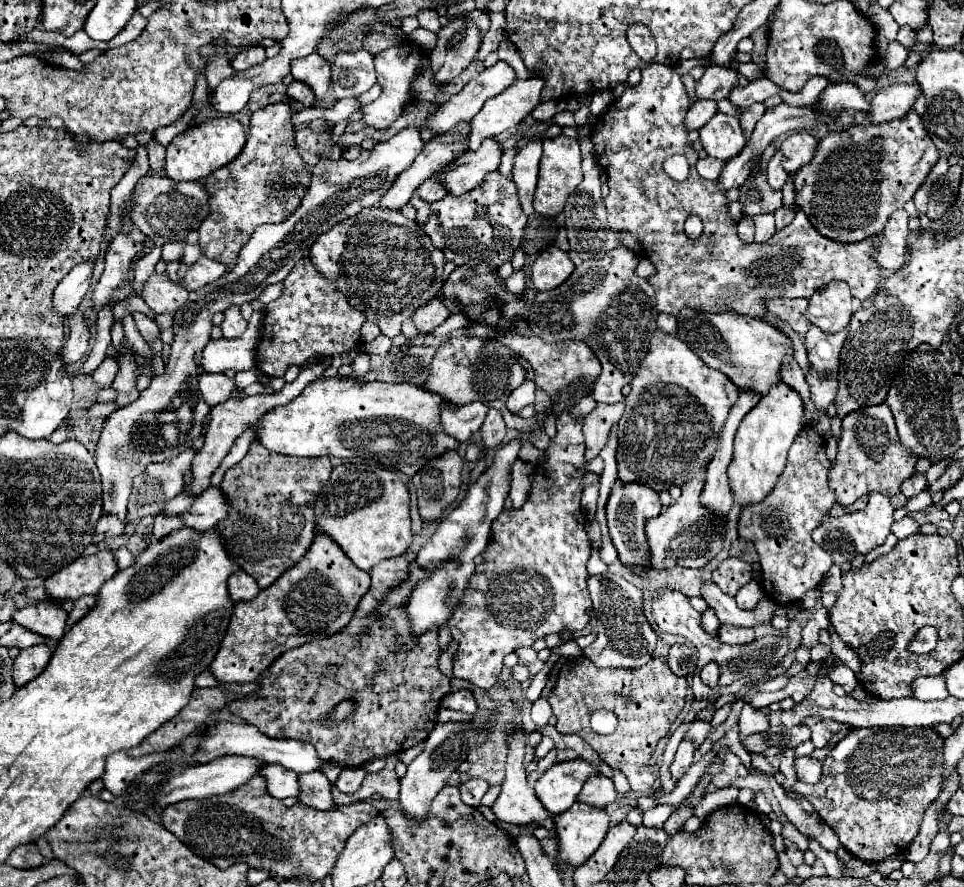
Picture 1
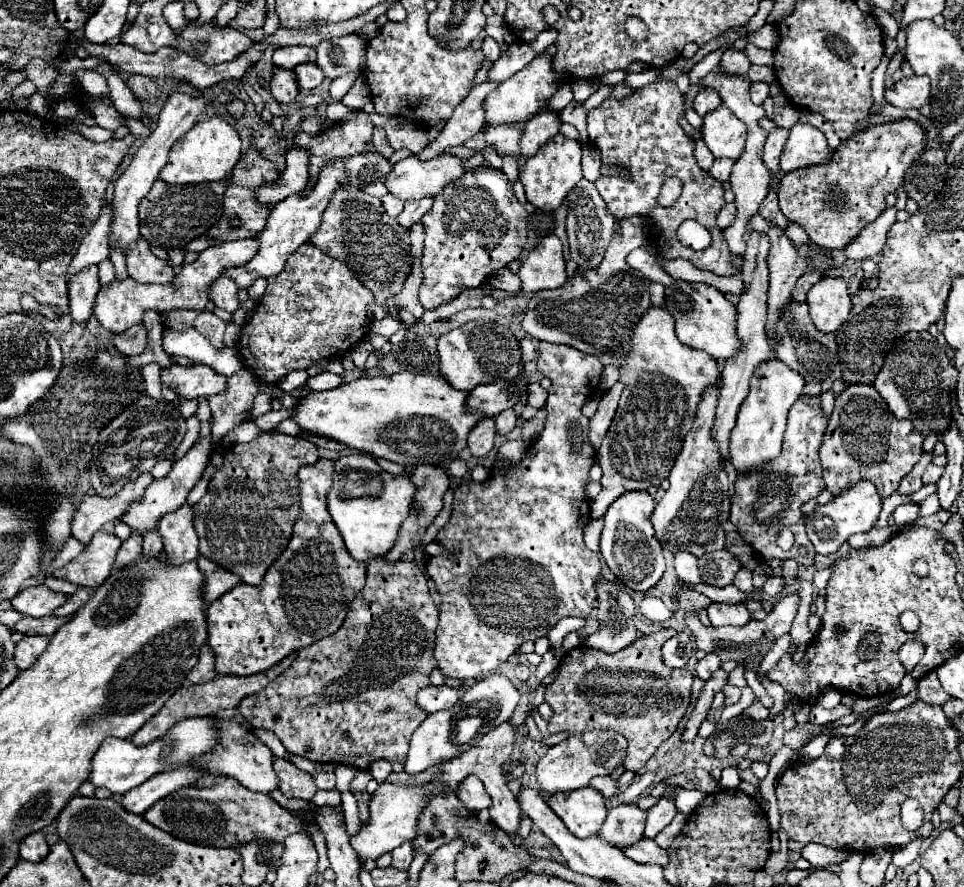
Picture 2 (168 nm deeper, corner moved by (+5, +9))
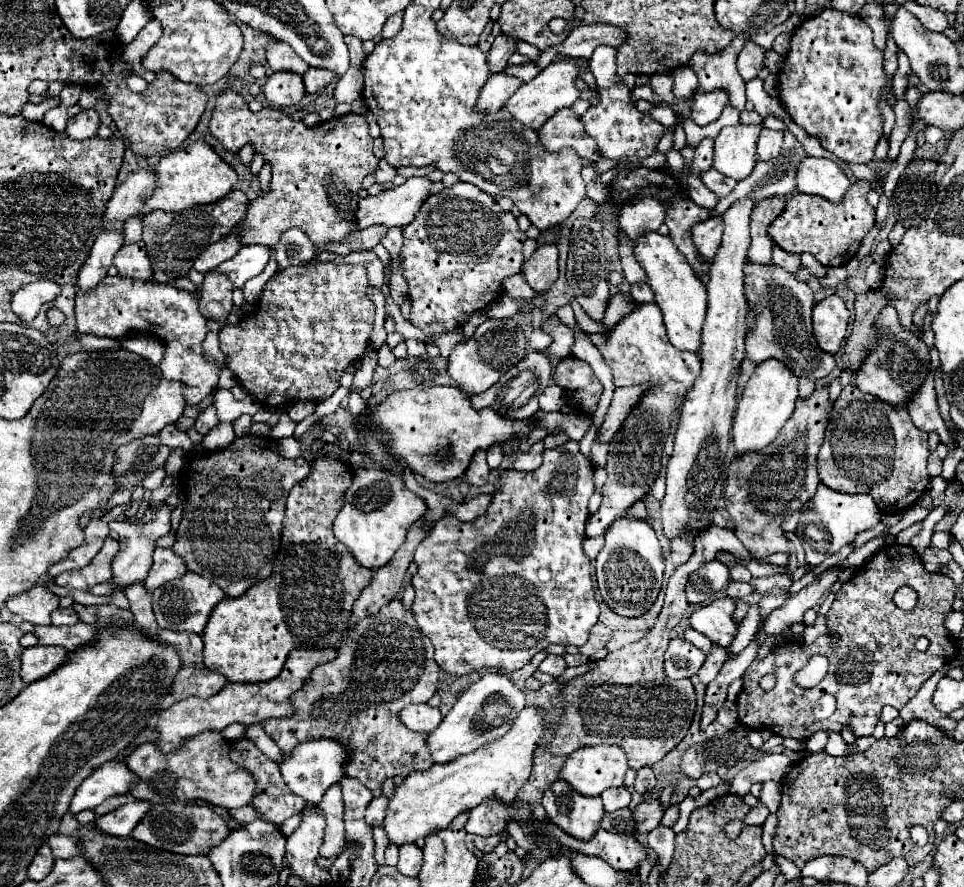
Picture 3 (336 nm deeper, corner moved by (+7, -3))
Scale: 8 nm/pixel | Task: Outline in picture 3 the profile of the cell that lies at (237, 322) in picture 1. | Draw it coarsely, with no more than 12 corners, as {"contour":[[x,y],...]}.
{"contour":[[217,270],[201,284],[199,308],[205,318],[227,326],[233,286]]}

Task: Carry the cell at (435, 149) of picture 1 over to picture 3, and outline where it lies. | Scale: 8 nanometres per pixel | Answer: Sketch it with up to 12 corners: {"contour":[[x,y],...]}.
{"contour":[[495,74],[481,88],[477,112],[499,110],[523,82]]}

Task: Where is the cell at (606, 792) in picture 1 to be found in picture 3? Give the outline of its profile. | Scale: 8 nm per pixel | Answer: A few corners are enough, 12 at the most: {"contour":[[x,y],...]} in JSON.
{"contour":[[611,788],[601,794],[605,812],[629,806],[627,788]]}

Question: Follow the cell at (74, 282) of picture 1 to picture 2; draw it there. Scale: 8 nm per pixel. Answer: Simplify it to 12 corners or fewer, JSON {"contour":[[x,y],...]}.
{"contour":[[113,204],[97,222],[69,264],[67,278],[109,256]]}

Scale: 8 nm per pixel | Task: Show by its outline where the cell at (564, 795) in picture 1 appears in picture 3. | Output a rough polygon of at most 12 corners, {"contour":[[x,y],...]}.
{"contour":[[617,746],[567,756],[559,780],[583,796],[623,786],[627,756]]}

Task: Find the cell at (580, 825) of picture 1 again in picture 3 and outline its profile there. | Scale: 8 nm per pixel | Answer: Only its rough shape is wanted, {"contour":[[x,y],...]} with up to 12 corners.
{"contour":[[555,780],[543,794],[547,818],[589,840],[605,814],[601,798]]}

